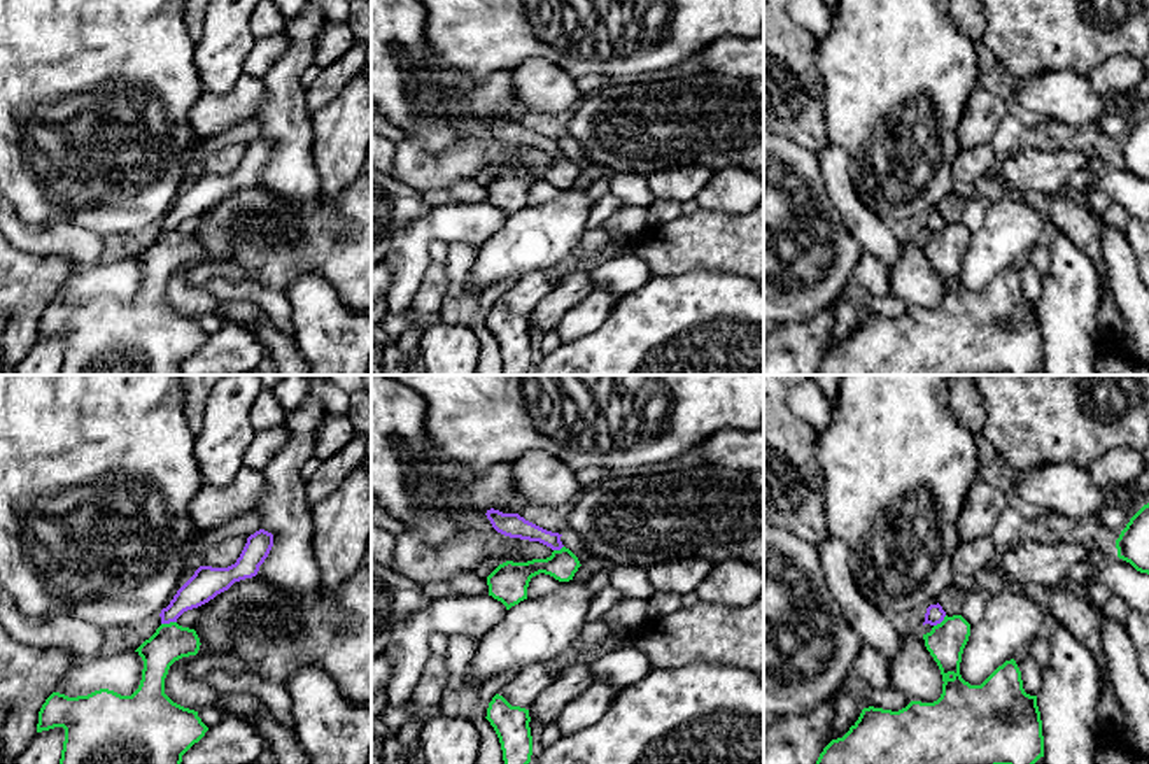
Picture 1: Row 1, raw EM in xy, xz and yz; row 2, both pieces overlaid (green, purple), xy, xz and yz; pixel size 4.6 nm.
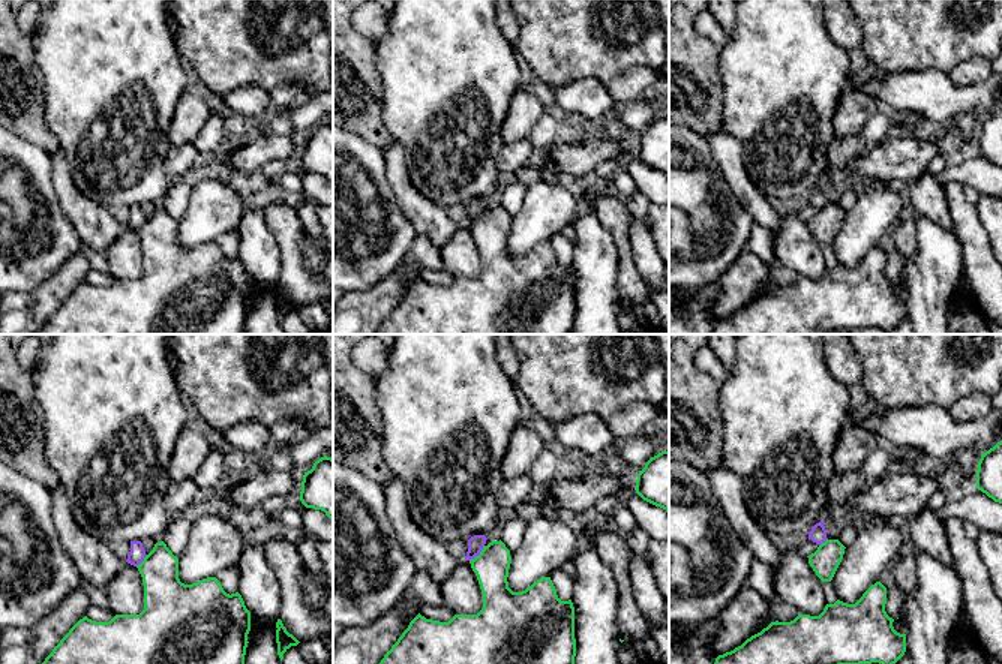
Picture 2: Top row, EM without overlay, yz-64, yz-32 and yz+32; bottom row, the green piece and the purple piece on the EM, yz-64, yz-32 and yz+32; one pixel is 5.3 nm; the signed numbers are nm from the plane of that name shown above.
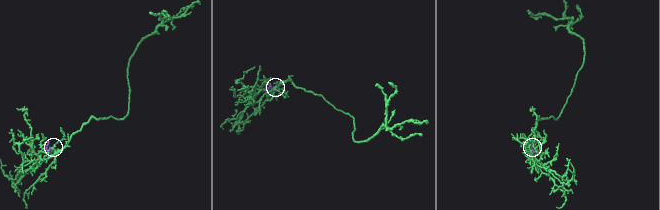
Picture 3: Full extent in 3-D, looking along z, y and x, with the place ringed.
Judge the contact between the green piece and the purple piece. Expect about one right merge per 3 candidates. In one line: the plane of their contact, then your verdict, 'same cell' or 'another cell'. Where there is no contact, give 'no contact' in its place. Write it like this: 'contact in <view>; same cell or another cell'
contact in xy; another cell

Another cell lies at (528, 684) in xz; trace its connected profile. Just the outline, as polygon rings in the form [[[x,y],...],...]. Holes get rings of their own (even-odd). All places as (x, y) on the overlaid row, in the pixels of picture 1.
[[[531,664],[520,669],[497,694],[511,706],[529,710],[555,676],[546,664]]]

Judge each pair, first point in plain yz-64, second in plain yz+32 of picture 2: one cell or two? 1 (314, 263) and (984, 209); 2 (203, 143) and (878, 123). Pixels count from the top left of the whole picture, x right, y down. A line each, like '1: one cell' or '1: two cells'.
1: two cells
2: one cell

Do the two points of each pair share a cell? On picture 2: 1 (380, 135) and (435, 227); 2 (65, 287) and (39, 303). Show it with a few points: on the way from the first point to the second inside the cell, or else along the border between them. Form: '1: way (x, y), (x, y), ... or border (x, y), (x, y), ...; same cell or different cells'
1: border (393, 140), (383, 150); different cells
2: way (59, 287), (45, 299); same cell

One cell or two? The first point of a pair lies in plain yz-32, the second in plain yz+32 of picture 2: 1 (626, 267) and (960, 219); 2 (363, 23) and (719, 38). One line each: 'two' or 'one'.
1: two
2: one

